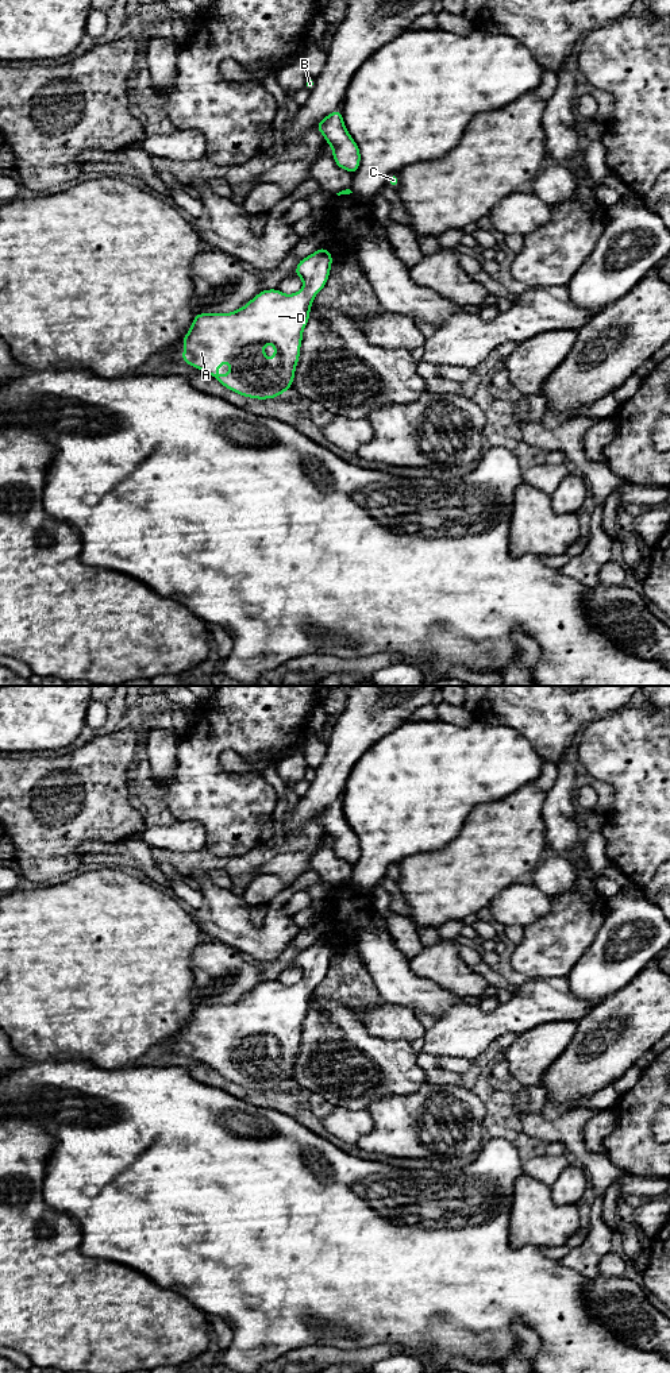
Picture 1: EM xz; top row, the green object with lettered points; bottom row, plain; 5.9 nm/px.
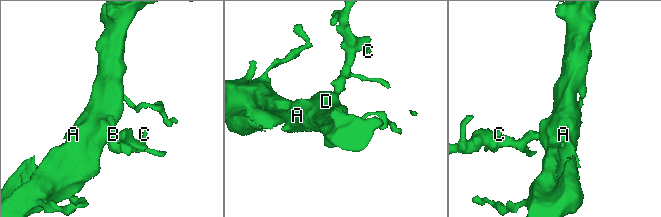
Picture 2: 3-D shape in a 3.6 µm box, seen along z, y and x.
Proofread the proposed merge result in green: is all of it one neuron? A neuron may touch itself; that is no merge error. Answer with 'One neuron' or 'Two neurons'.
One neuron

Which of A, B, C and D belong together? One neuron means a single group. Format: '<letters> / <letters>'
A B C D

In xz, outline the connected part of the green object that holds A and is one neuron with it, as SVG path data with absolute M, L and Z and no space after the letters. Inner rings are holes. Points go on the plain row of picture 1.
M326 938L299 952L294 967L304 973L301 981L285 986L278 980L266 980L253 988L244 998L231 1004L196 1004L189 1023L180 1031L186 1037L181 1052L209 1065L226 1080L247 1089L277 1089L293 1077L303 1022L309 1011L316 986L327 976L332 946ZM263 1035L276 1038L272 1052L266 1050ZM230 1052L230 1065L216 1067L217 1060Z

